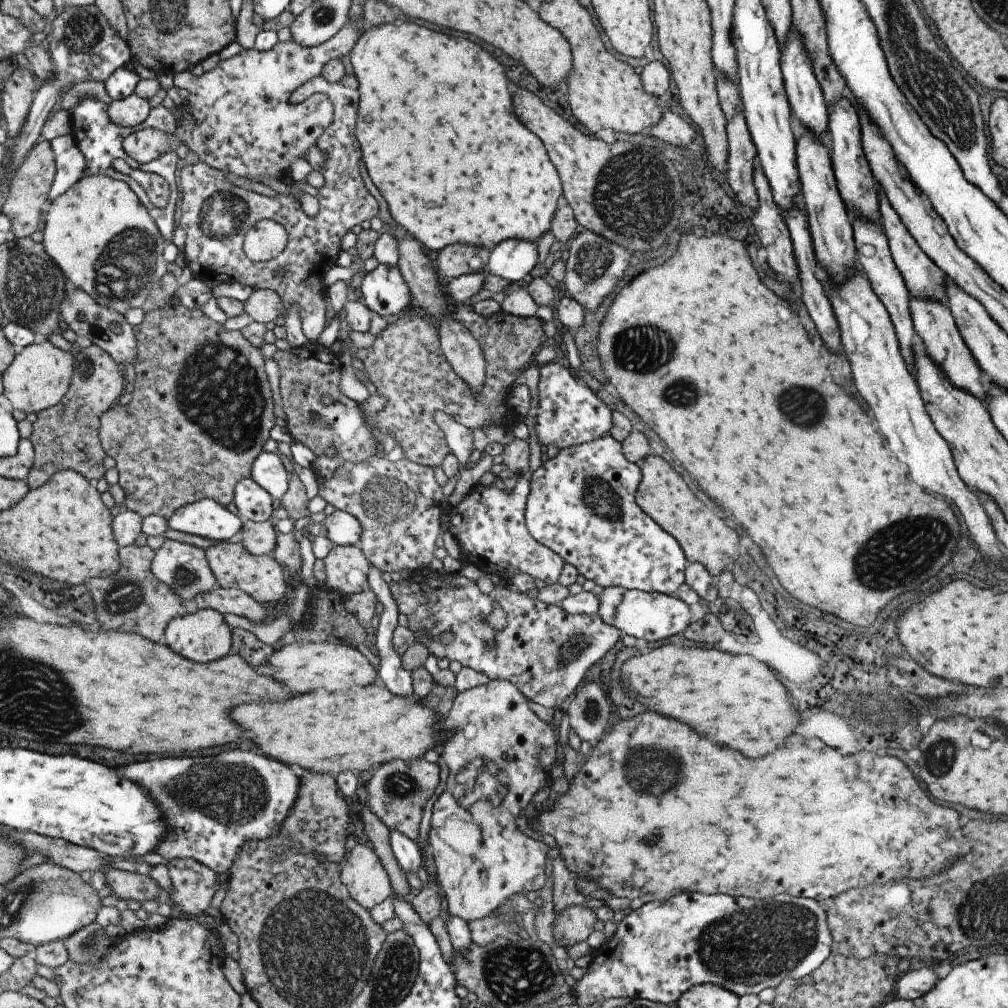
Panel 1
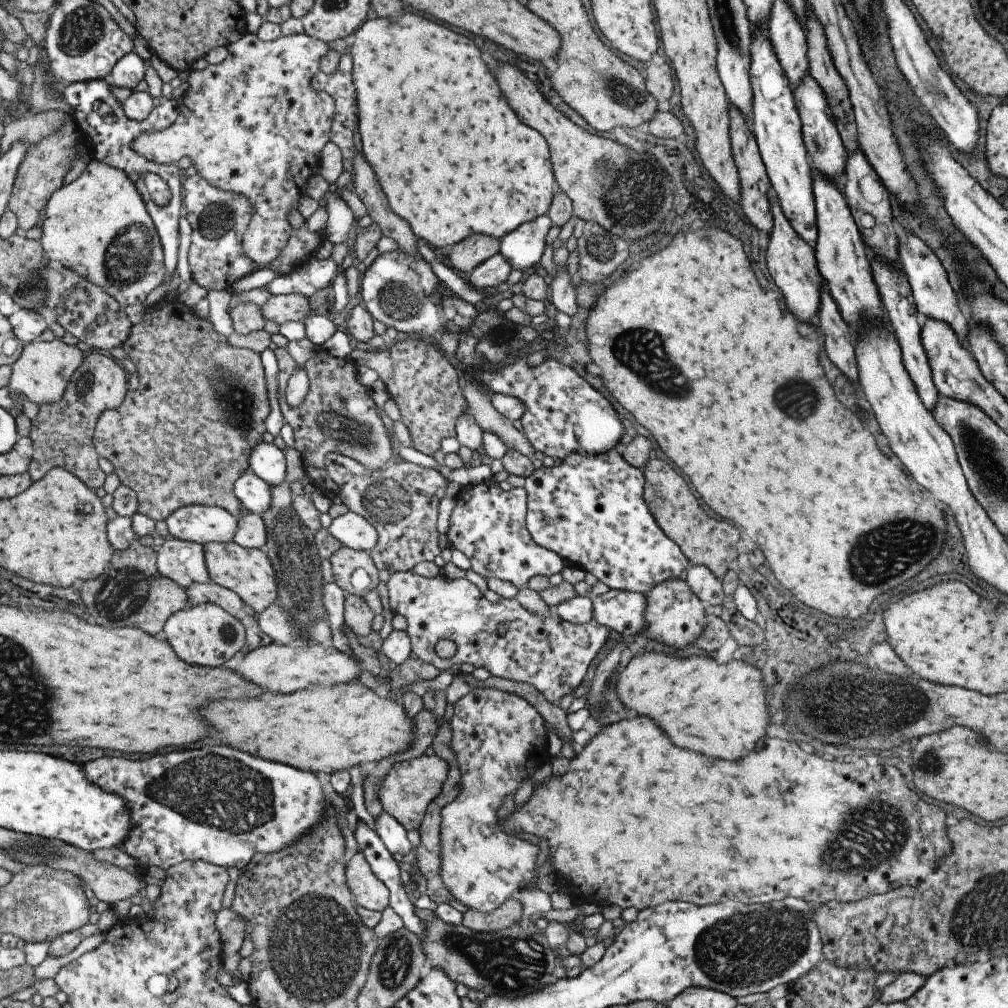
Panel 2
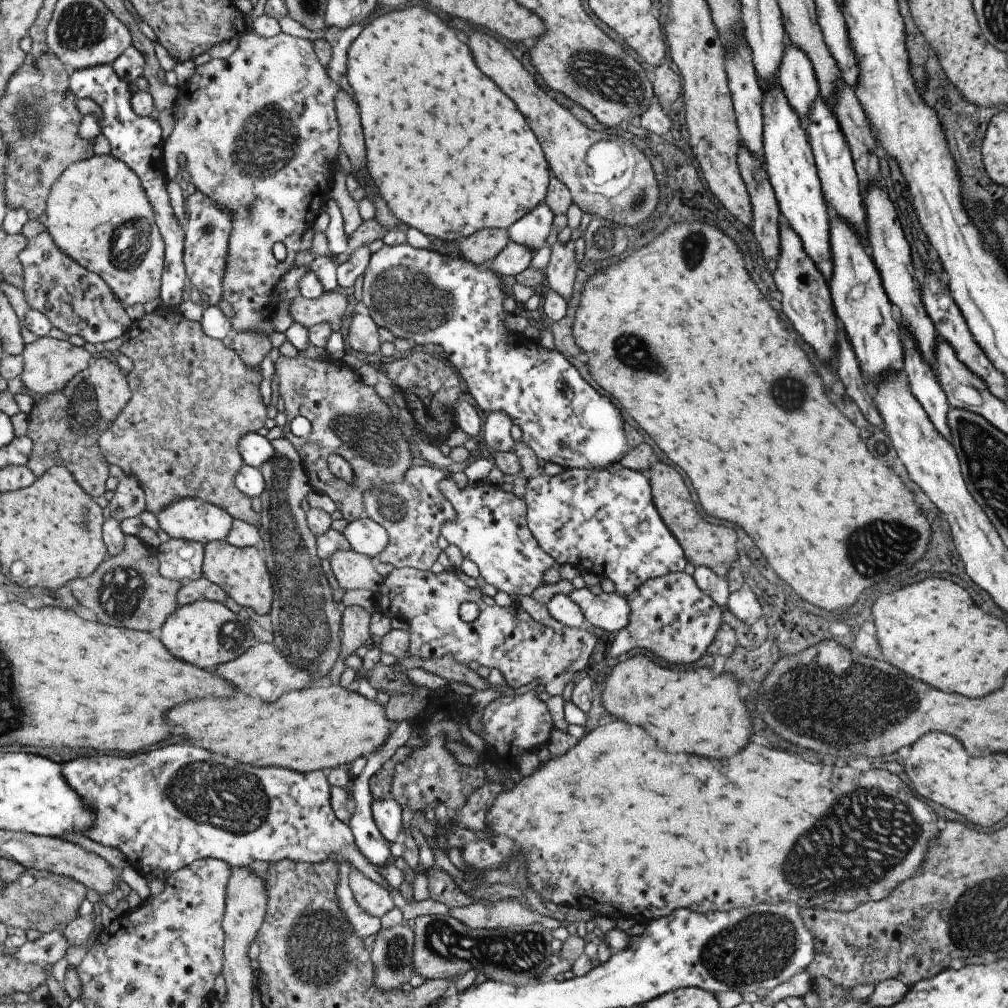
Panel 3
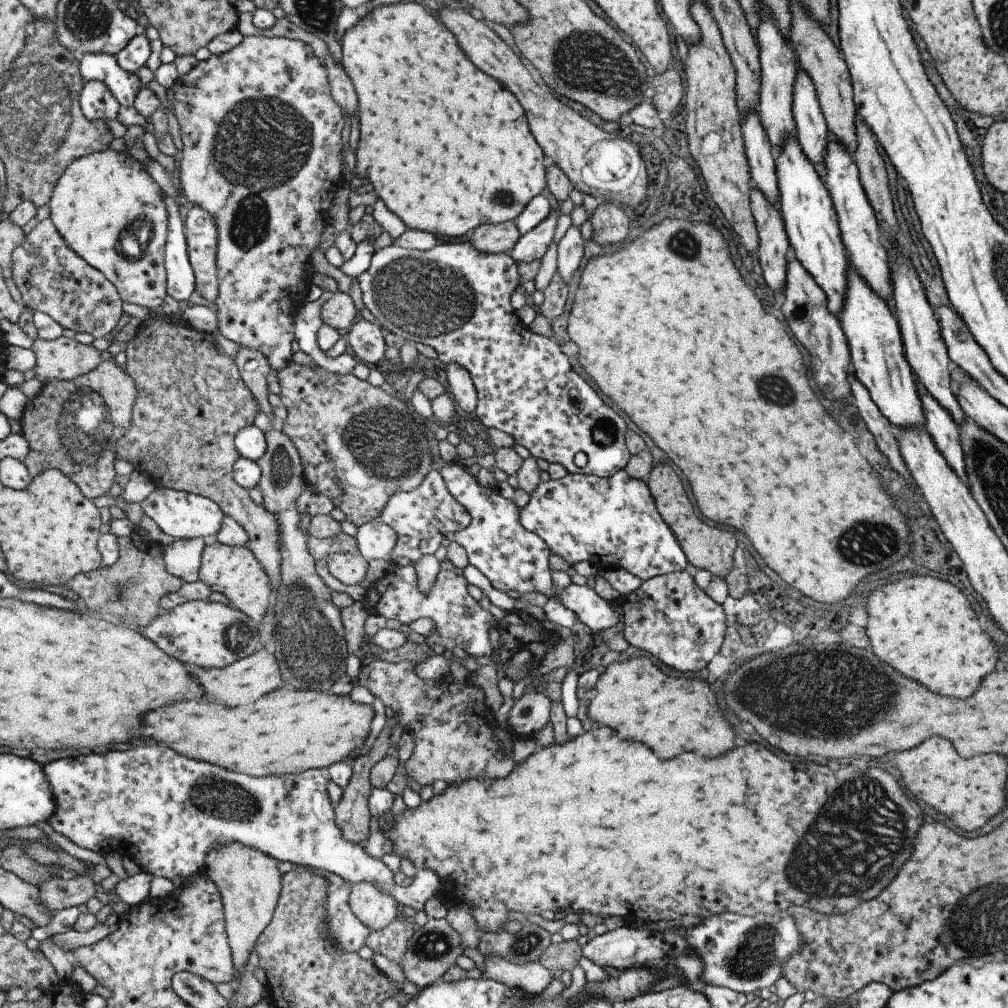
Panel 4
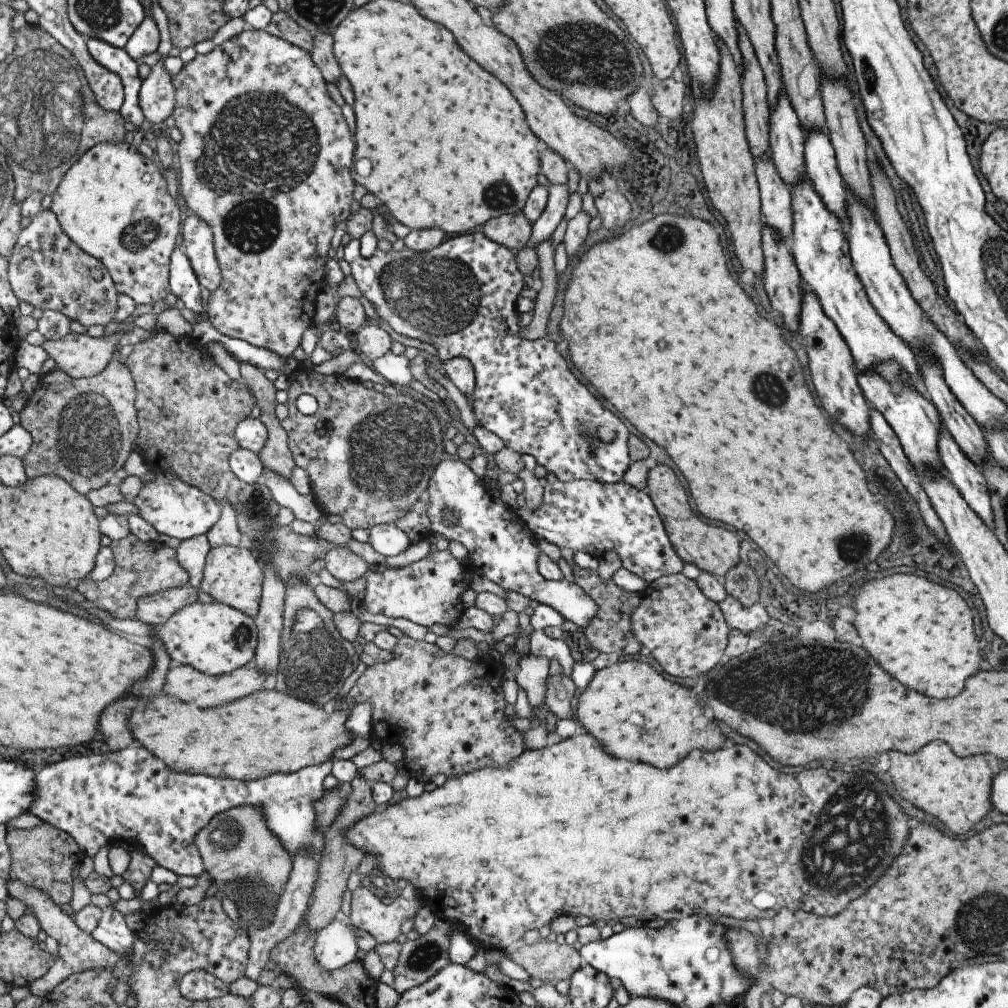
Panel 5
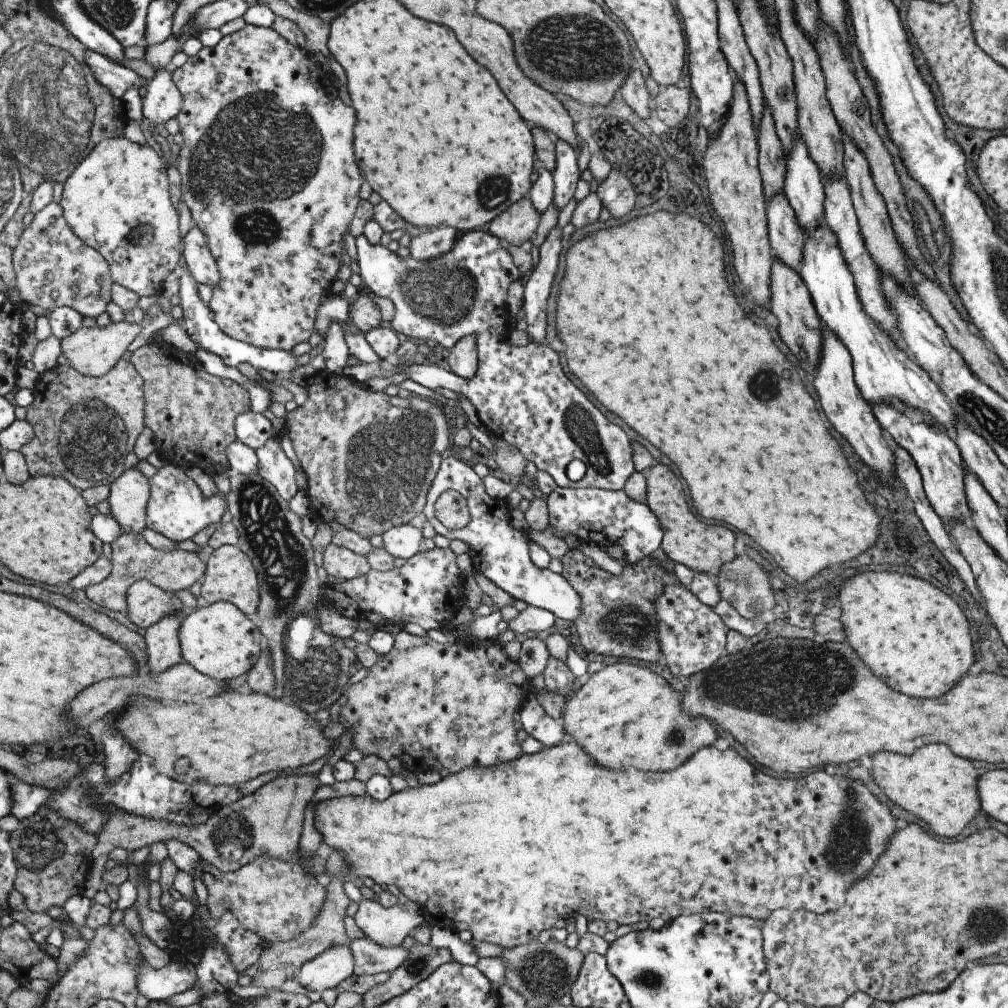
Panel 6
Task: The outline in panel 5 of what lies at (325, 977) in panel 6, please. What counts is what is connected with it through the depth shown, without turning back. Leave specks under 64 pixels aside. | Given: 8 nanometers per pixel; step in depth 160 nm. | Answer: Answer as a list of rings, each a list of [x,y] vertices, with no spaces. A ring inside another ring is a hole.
[[[339,915],[316,932],[312,953],[321,970],[332,971],[355,960],[358,946],[354,930],[348,919]]]

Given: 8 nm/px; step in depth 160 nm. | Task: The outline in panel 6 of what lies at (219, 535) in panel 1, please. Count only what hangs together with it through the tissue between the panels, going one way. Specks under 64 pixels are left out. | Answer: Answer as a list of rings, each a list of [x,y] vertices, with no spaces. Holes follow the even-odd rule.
[[[167,462],[149,478],[151,492],[146,506],[146,526],[148,530],[159,533],[174,543],[192,539],[210,524],[219,525],[221,514],[226,508],[226,499],[221,493],[203,497],[197,485],[183,471],[184,468],[179,465]]]

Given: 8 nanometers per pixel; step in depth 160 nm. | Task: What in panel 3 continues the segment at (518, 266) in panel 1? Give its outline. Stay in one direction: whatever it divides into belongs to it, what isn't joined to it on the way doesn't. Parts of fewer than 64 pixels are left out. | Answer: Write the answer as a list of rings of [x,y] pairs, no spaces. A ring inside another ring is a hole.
[[[543,200],[508,226],[508,237],[514,243],[525,245],[536,252],[545,245],[553,216]]]

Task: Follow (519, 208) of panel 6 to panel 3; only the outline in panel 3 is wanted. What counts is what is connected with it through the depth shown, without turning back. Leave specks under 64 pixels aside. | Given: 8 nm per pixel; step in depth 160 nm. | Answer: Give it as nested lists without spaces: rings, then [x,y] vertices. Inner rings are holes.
[[[479,229],[460,242],[459,256],[471,264],[483,264],[487,260],[494,259],[509,240],[507,229]]]

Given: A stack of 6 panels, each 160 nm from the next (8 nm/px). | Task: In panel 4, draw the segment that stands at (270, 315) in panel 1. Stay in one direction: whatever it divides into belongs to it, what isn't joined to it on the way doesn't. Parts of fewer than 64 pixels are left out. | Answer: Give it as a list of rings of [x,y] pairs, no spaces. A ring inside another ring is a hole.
[[[337,291],[320,308],[321,320],[336,331],[340,328],[347,330],[353,324],[355,314],[357,312],[349,295]]]

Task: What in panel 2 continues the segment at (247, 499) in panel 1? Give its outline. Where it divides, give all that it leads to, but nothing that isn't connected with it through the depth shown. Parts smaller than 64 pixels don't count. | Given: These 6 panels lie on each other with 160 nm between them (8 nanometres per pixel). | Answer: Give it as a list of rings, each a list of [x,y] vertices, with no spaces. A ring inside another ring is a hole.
[[[249,469],[235,480],[233,494],[242,508],[255,515],[263,514],[271,504],[270,488]]]

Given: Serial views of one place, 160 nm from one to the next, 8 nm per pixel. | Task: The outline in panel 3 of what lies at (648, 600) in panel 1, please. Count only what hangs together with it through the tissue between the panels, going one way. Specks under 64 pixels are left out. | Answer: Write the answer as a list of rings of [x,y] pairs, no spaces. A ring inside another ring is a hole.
[[[572,588],[568,597],[579,607],[584,620],[605,632],[617,633],[629,618],[629,605],[625,596],[617,593],[593,595],[589,589]]]

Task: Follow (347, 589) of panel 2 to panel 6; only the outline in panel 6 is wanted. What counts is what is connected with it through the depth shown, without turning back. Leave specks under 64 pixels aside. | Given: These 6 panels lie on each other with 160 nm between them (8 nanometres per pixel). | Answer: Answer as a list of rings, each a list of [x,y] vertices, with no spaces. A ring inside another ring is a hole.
[[[329,543],[322,553],[322,567],[326,574],[344,581],[361,576],[370,569],[364,556],[333,543]]]

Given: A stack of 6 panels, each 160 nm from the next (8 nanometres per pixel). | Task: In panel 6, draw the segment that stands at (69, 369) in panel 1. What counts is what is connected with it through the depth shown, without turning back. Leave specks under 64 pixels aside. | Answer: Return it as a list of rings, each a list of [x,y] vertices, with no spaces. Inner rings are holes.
[[[120,321],[109,323],[106,326],[81,327],[70,337],[62,340],[63,354],[68,358],[69,364],[73,365],[79,372],[90,377],[105,376],[129,350],[129,346],[135,342],[141,325]]]

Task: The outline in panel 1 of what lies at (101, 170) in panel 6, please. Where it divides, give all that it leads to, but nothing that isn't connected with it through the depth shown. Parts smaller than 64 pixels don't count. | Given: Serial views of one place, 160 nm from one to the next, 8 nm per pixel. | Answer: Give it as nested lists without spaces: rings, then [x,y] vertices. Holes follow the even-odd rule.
[[[84,176],[75,186],[52,201],[41,228],[42,243],[46,251],[74,286],[85,289],[102,305],[117,309],[121,314],[131,308],[140,308],[149,290],[165,274],[165,260],[161,252],[168,242],[159,234],[153,219],[147,214],[131,186],[112,176]]]

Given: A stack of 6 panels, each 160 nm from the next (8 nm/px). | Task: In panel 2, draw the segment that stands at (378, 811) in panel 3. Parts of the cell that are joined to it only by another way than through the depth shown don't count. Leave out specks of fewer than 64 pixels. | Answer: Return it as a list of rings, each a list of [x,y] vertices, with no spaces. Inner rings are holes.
[[[382,812],[381,815],[374,818],[374,832],[379,836],[379,840],[383,842],[383,846],[387,848],[387,852],[394,857],[400,858],[405,856],[411,850],[409,840],[407,840],[406,831],[403,826],[395,820],[395,818]]]

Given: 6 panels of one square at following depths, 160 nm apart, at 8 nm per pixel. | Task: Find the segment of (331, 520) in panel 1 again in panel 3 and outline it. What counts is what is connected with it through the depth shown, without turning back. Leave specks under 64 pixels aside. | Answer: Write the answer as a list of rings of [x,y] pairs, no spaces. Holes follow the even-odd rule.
[[[367,517],[348,522],[342,535],[349,542],[351,549],[373,559],[388,543],[386,530]]]

